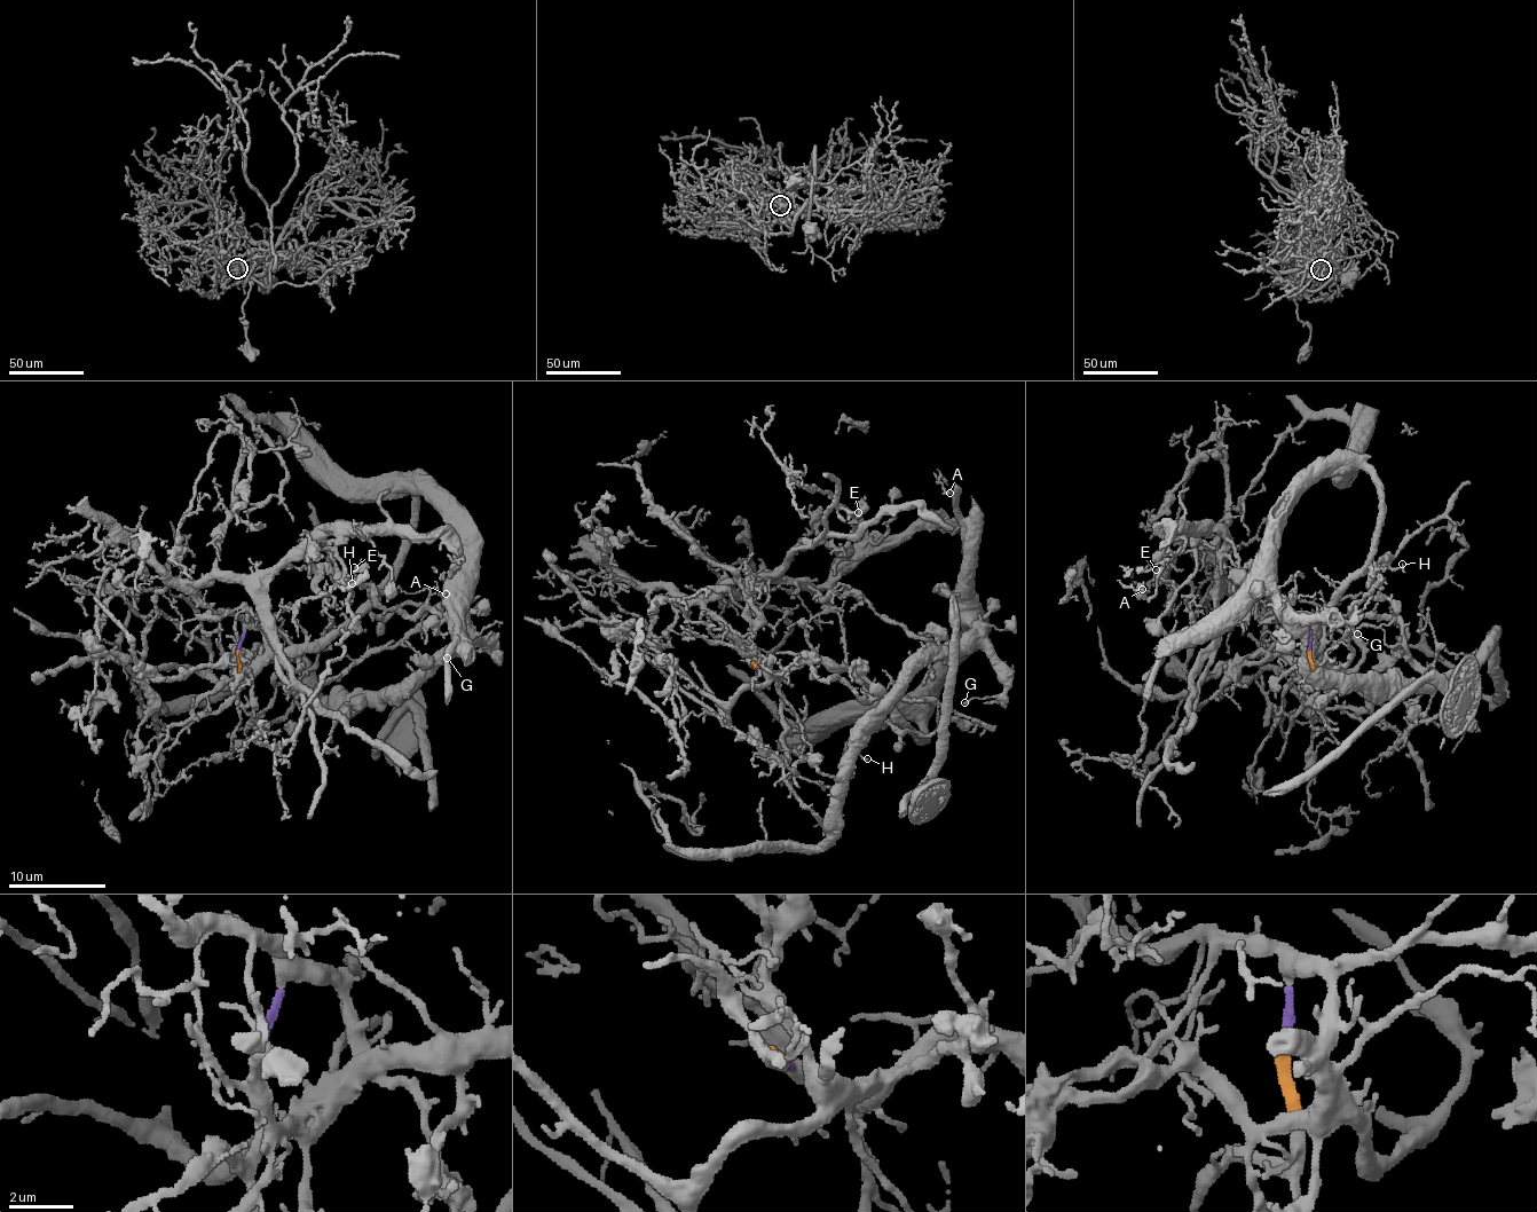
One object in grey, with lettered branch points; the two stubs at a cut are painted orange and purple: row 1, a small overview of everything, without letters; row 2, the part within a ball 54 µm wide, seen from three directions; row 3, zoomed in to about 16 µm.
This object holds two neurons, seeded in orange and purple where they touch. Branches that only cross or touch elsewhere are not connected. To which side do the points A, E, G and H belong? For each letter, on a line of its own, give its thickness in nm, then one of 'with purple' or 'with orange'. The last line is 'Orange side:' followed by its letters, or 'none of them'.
A: 160 nm | with purple
E: 150 nm | with purple
G: 170 nm | with orange
H: 140 nm | with orange
Orange side: G, H

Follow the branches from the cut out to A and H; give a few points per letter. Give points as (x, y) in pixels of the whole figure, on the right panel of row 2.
A: (1308, 648), (1306, 621), (1263, 616), (1222, 584), (1215, 530), (1172, 528), (1167, 558), (1120, 580), (1143, 589)
H: (1308, 651), (1314, 669), (1313, 622), (1356, 575), (1382, 560), (1402, 563)

